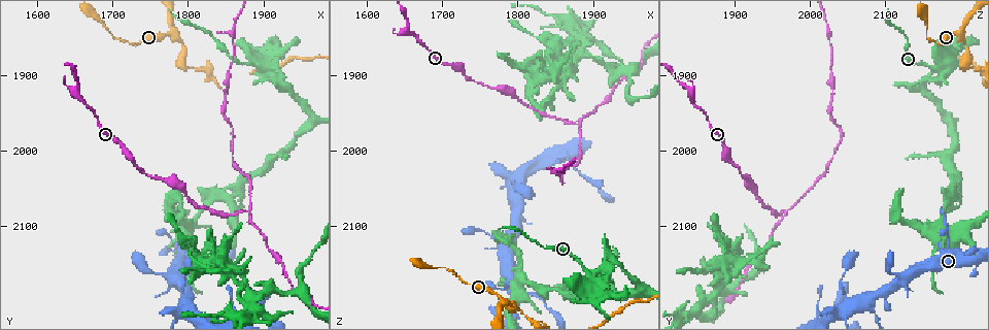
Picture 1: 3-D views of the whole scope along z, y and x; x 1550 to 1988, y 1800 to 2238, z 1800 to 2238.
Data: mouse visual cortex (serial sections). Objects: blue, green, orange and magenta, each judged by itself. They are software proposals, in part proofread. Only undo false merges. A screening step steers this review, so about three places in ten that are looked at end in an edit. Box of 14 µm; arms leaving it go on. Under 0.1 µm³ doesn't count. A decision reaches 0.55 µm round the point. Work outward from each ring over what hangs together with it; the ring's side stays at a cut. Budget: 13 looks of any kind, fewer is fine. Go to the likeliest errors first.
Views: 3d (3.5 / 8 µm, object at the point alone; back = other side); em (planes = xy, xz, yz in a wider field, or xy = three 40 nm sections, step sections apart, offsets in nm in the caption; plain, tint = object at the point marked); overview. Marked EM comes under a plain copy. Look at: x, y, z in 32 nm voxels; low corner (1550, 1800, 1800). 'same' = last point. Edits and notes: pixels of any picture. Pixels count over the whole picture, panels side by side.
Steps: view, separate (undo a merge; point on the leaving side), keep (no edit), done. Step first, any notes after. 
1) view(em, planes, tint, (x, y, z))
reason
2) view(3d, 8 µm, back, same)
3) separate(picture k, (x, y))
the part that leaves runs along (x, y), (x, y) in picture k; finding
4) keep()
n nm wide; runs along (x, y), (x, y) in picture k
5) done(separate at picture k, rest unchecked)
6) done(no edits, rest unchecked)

view(3d, 3.5 µm, (1780, 1845, 2195))
a fork

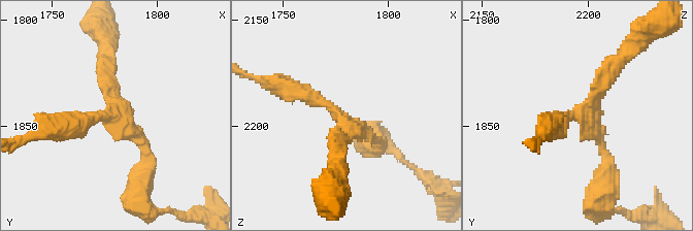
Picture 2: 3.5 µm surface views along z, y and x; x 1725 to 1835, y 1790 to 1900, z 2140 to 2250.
view(em, xy, step 1, tint, (1778, 1846, 2198))

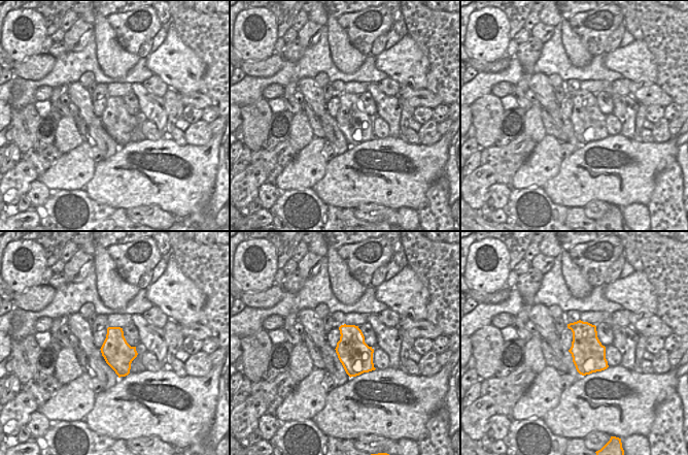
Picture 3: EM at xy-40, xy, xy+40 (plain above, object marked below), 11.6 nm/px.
view(em, planes, tint, same)

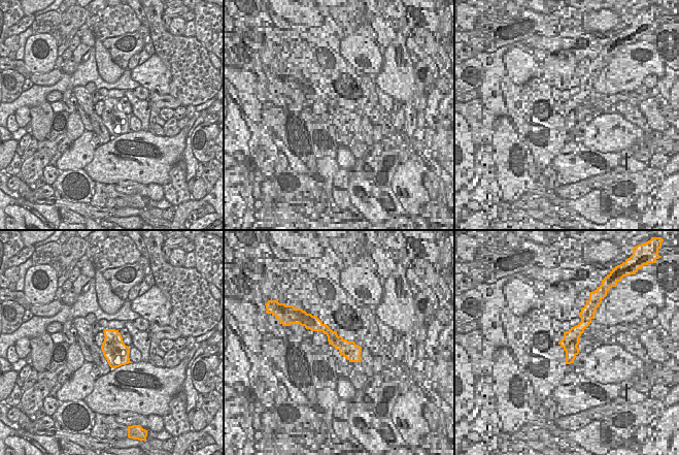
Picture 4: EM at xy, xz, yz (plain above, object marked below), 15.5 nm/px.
keep()
380 nm wide; runs along (281, 85), (321, 100), (378, 145) in picture 2; one cell here

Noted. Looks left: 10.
view(3d, 3.5 µm, (1865, 2215, 2015))
calibre changes

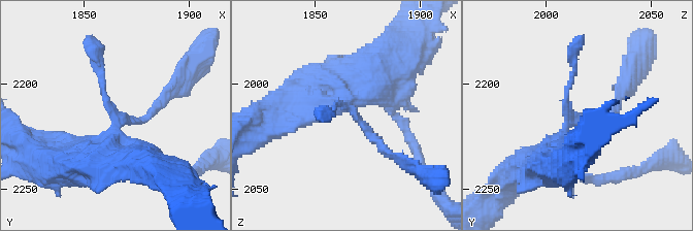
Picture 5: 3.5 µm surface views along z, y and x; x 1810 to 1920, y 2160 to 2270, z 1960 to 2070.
view(em, xy, step 2, tint, (1868, 2218, 2015))
need the tissue

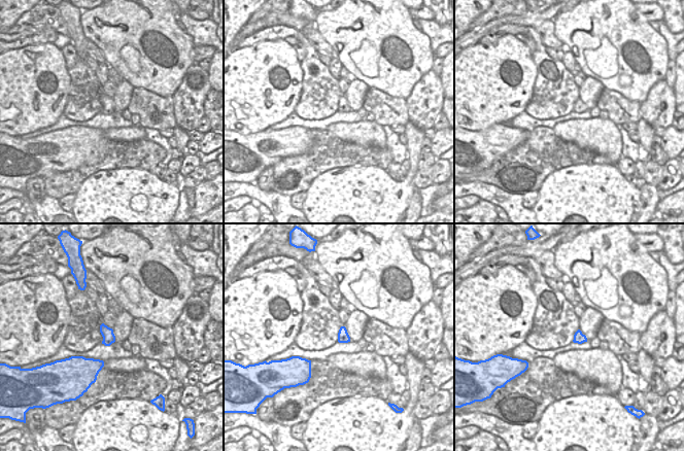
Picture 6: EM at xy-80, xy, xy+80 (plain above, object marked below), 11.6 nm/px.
view(em, xy, step 1, tint, same)
cut it another way

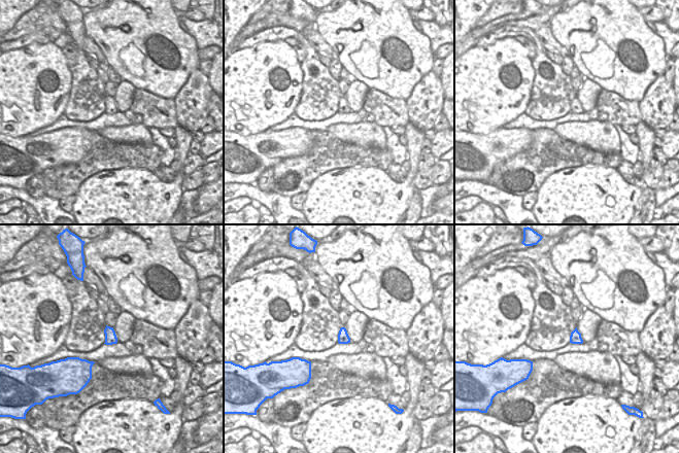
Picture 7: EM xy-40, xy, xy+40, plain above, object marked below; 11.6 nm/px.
keep()
runs along (312, 103), (348, 100), (398, 159) in picture 5; all the same cell

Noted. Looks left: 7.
view(3d, 3.5 µm, (1875, 2080, 1965))
a fork

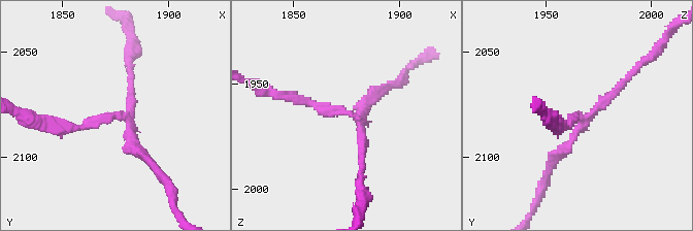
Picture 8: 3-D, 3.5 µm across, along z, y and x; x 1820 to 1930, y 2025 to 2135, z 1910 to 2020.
view(em, xy, step 5, tint, (1877, 2080, 1964))

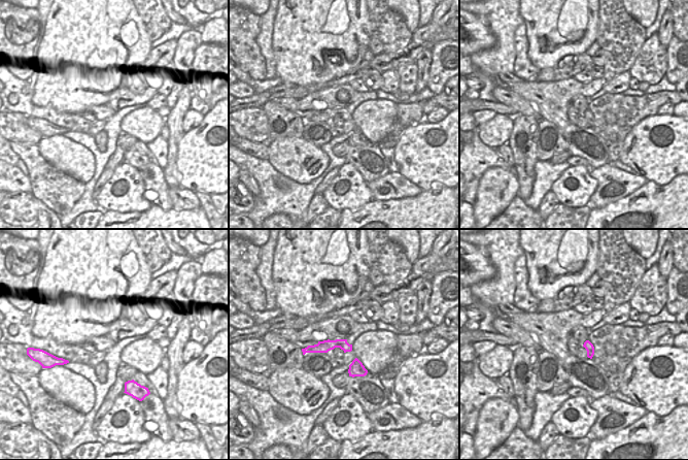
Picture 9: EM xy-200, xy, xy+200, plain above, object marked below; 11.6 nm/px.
separate(picture 8, (136, 150))
arms of 150, 150, 150 nm; the part that leaves runs along (130, 114), (130, 41) in picture 8; two cells meet here

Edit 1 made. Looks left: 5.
view(overview)

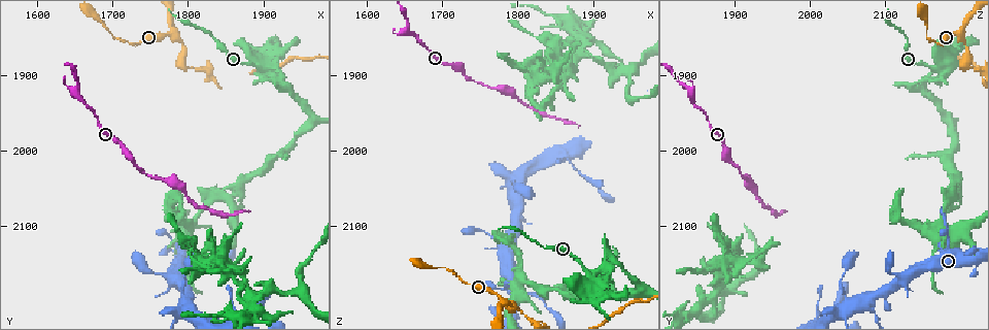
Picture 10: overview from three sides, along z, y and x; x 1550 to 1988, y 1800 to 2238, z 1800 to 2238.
view(3d, 3.5 µm, (1650, 1920, 1840))
sharp bend

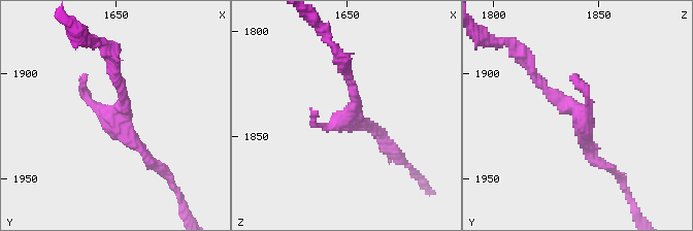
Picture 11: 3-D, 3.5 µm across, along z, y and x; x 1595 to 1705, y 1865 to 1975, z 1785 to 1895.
view(em, planes, tint, (1649, 1922, 1843))

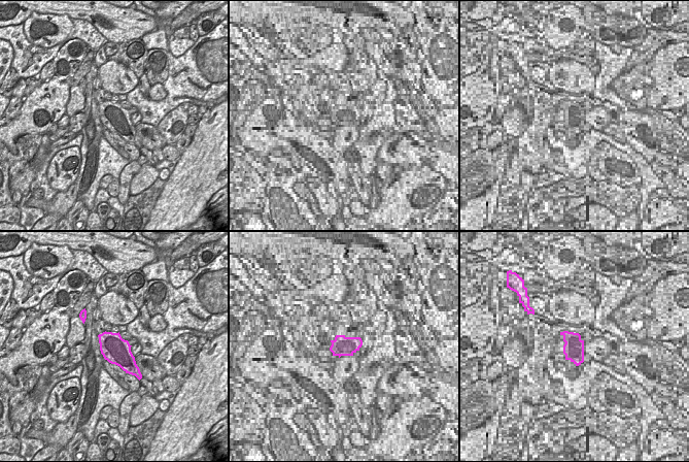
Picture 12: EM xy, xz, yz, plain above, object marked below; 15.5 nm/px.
keep()
runs along (604, 164), (584, 117), (538, 78) in picture 11; continuous, no second cell

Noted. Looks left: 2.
done(separate at picture 8, rest unchecked)

